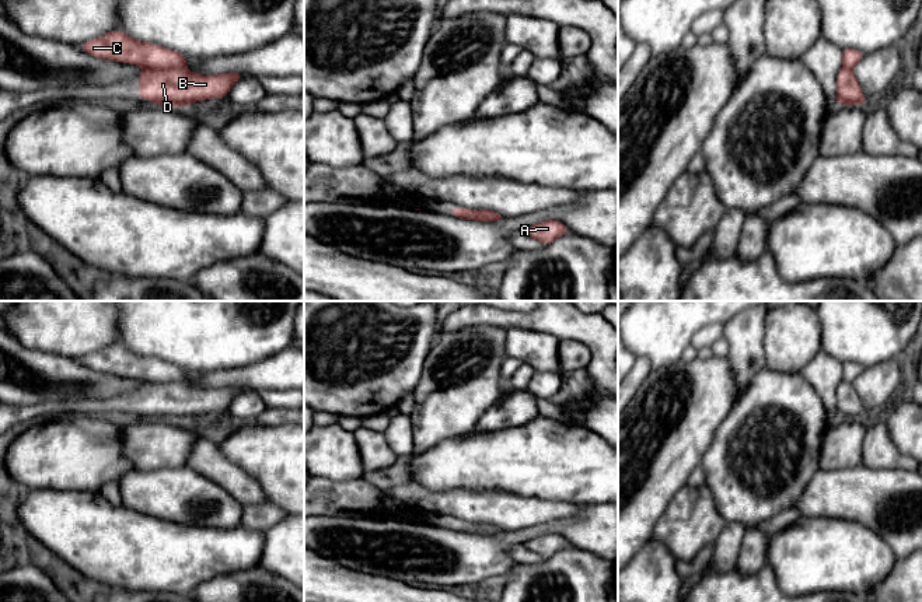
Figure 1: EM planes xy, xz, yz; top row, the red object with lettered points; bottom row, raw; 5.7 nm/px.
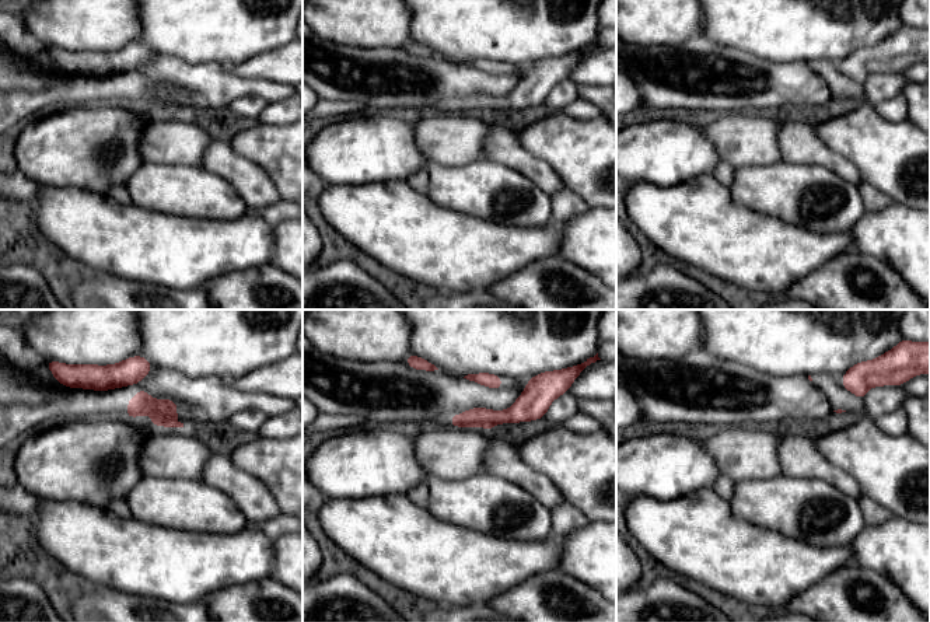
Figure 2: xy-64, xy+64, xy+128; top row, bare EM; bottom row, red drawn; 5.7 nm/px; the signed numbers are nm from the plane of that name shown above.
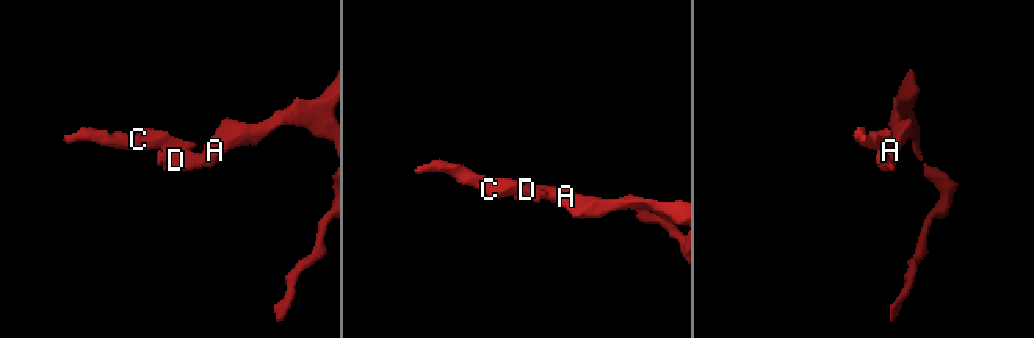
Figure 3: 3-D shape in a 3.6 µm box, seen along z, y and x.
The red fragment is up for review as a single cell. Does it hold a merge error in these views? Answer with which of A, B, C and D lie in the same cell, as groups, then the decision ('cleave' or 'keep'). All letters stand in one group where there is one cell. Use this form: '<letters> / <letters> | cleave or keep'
A B D / C | cleave

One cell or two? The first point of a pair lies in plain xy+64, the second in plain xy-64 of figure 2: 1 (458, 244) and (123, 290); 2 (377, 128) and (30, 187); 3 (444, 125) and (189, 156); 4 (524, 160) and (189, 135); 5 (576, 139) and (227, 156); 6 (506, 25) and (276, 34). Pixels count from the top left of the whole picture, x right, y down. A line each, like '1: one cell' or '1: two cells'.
1: two cells
2: two cells
3: one cell
4: two cells
5: two cells
6: one cell

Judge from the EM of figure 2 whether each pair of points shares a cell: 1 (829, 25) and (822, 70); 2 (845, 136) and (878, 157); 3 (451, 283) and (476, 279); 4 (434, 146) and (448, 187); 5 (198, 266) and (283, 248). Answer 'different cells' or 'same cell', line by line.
1: different cells
2: same cell
3: same cell
4: different cells
5: different cells

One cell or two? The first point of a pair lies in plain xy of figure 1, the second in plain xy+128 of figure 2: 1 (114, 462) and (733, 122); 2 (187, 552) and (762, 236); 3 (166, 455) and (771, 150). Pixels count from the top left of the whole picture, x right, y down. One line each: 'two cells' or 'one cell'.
1: two cells
2: one cell
3: one cell

